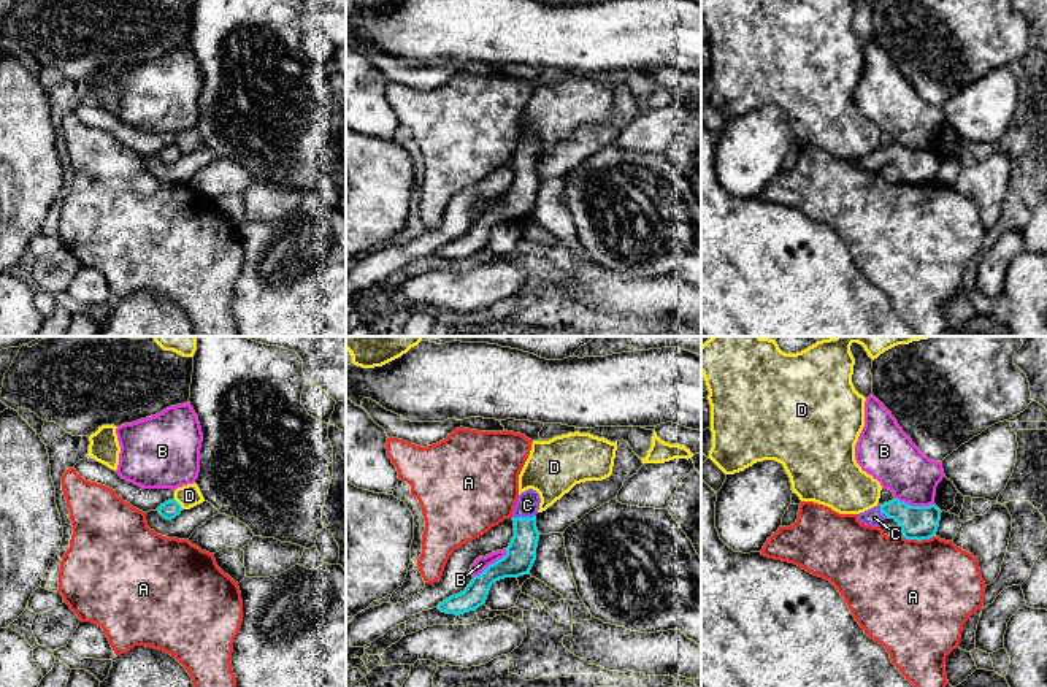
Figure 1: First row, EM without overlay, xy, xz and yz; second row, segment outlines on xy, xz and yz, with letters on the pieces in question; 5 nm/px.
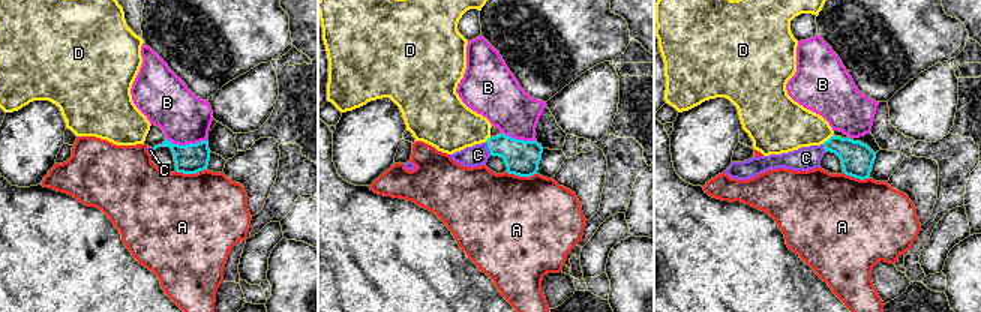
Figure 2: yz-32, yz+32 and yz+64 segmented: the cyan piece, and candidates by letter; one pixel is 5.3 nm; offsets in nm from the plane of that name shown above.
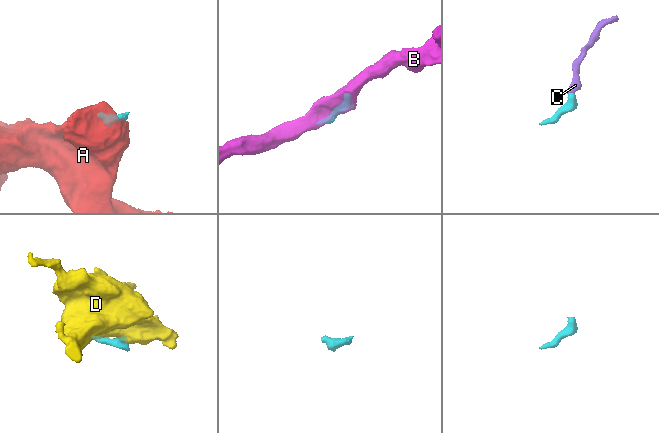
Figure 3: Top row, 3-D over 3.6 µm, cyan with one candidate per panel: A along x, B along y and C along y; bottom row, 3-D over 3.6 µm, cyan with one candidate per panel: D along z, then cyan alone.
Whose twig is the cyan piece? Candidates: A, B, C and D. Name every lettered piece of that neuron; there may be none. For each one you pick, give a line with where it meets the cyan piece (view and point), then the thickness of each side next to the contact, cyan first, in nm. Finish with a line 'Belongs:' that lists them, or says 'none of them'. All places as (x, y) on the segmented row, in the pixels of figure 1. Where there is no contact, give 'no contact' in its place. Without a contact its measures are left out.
C: contact xz (524, 518); calibres 160 and 120 nm
Belongs: C

